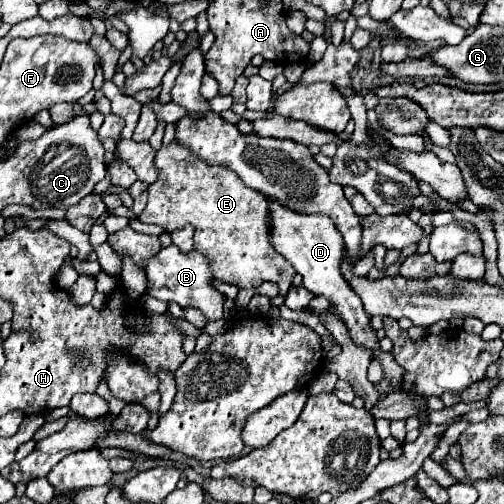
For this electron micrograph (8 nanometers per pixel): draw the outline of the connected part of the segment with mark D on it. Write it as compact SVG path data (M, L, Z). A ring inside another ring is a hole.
M277 201L269 203L269 215L273 217L273 247L295 267L295 271L303 277L303 287L309 289L313 295L323 295L329 299L329 303L339 311L339 317L349 329L349 335L355 345L363 349L373 351L373 359L381 363L383 367L383 379L375 383L375 389L379 395L389 395L389 393L405 393L413 395L411 391L405 391L405 369L397 365L393 353L381 351L377 331L371 327L371 317L365 315L363 303L357 297L357 293L351 289L347 279L343 277L341 265L347 259L345 253L345 243L341 233L337 233L337 227L329 217L325 215L303 215L303 213L293 213L291 209L281 207Z

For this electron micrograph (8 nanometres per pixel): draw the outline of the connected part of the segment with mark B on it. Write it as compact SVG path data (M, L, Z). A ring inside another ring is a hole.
M175 245L163 247L155 257L145 261L145 275L149 283L149 295L161 301L175 301L181 307L197 307L201 309L207 321L217 321L223 317L223 297L211 287L213 273L209 273L209 265L201 253L181 253Z

